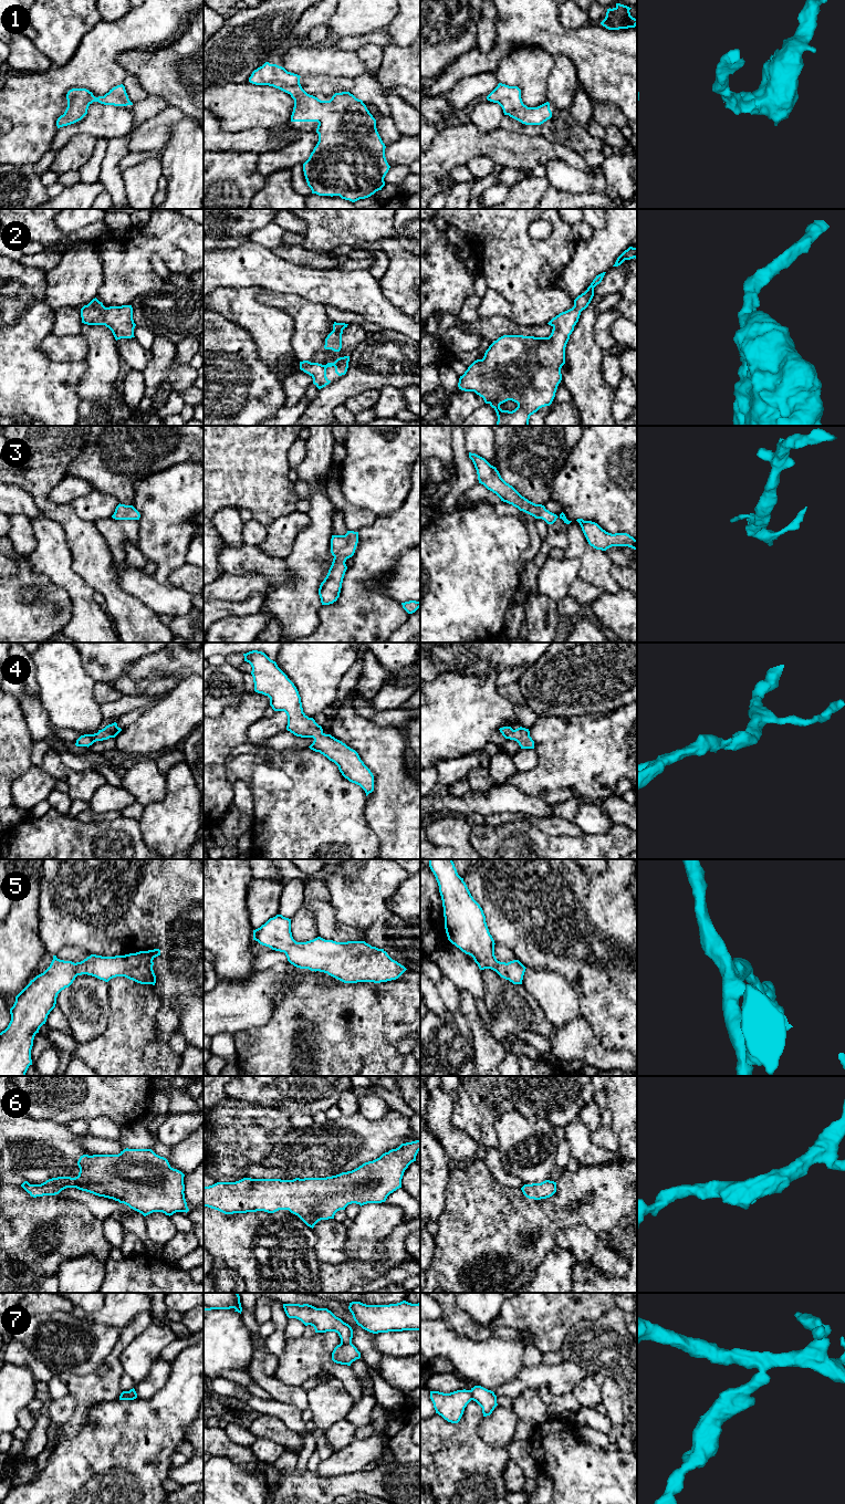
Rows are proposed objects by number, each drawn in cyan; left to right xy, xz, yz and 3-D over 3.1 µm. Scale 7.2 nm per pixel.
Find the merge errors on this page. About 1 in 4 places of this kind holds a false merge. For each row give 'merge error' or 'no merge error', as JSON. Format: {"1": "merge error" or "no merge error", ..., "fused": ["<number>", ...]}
{"1": "no merge error", "2": "no merge error", "3": "no merge error", "4": "no merge error", "5": "no merge error", "6": "no merge error", "7": "merge error", "fused": ["7"]}

